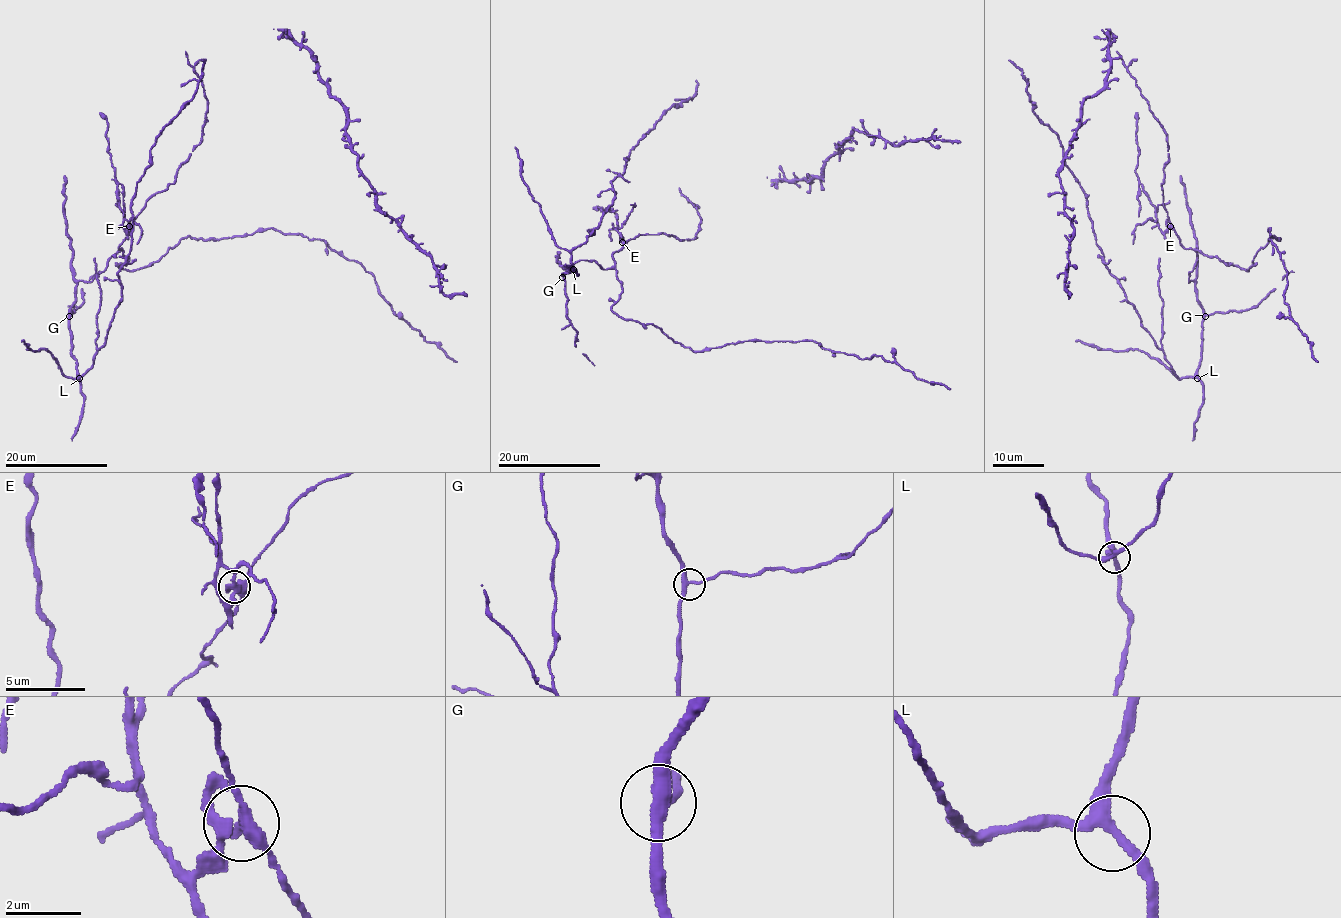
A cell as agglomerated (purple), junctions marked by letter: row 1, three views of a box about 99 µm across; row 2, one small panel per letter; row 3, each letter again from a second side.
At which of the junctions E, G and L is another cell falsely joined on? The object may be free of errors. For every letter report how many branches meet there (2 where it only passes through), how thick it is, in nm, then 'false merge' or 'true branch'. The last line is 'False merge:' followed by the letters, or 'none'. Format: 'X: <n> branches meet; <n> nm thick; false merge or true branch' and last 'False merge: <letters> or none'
E: 3 branches meet; 300 nm thick; false merge
G: 3 branches meet; 300 nm thick; true branch
L: 3 branches meet; 280 nm thick; true branch
False merge: E

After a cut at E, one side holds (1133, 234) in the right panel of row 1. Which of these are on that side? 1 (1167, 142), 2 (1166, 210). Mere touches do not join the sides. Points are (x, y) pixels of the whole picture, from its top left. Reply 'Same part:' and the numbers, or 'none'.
Same part: none

